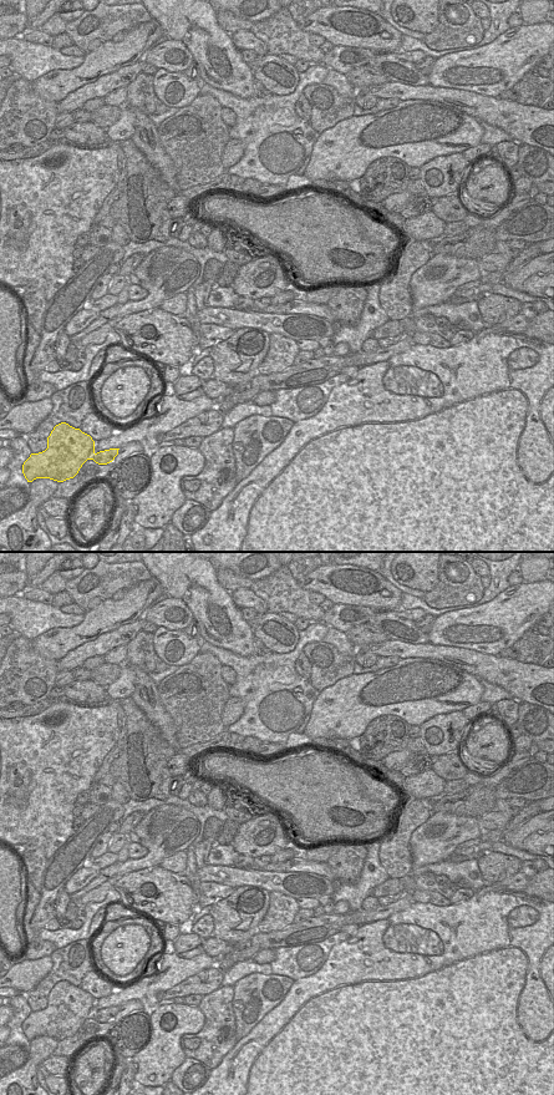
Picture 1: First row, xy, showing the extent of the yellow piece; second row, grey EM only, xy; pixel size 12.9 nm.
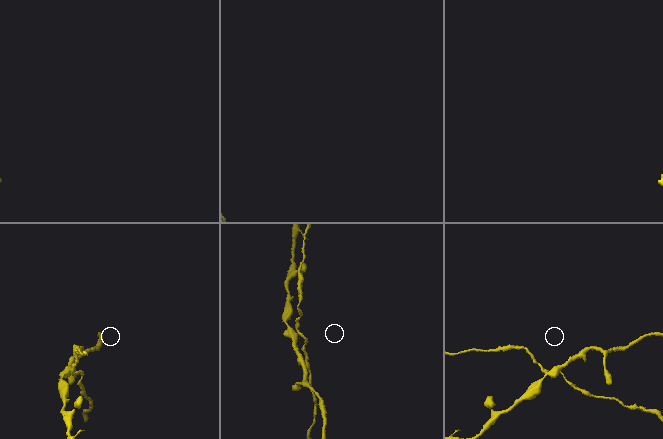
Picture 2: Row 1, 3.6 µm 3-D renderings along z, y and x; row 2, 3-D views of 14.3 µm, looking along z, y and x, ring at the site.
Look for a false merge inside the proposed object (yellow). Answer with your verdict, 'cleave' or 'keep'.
cleave

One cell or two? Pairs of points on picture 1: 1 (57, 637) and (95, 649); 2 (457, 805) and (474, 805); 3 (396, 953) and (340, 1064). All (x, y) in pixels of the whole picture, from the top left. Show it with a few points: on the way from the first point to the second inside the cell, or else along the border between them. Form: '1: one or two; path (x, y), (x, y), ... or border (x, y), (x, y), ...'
1: two; border (107, 630), (69, 650), (57, 660)
2: one; path (461, 805), (471, 805)
3: one; path (394, 981), (394, 1010), (367, 1037)

